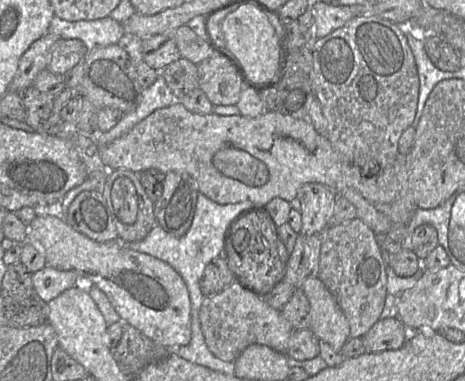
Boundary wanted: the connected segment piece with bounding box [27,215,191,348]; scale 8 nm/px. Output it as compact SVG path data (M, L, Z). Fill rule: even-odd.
M53 215L48 216L37 216L28 226L28 240L35 243L43 252L46 264L53 268L59 270L72 270L75 271L79 276L81 276L81 282L93 283L95 284L100 290L102 290L110 302L112 303L113 307L121 317L122 321L125 325L131 325L138 330L140 330L143 334L147 337L152 339L157 344L162 346L173 348L175 346L183 346L187 345L191 340L191 305L190 305L190 297L187 286L179 275L179 273L171 267L168 263L148 254L144 254L138 251L134 251L125 247L125 244L122 243L119 239L107 242L97 242L89 237L85 236L84 234L76 231L73 227L71 227L64 219L60 219Z

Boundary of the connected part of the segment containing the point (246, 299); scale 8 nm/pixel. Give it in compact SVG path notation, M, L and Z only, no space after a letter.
M235 279L221 292L204 296L199 318L207 347L214 356L225 362L234 362L249 345L260 344L284 353L293 332L281 311L269 306L261 295L241 287Z

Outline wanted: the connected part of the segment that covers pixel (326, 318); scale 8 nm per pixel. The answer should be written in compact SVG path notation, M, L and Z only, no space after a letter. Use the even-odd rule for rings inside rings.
M307 276L301 289L310 304L310 329L319 341L325 341L340 353L350 337L350 327L334 296L318 277Z

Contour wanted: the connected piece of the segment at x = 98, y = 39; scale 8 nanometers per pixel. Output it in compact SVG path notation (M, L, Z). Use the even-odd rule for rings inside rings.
M54 16L48 33L61 39L78 39L91 51L97 47L117 44L124 34L123 25L110 16L95 20L67 21Z

